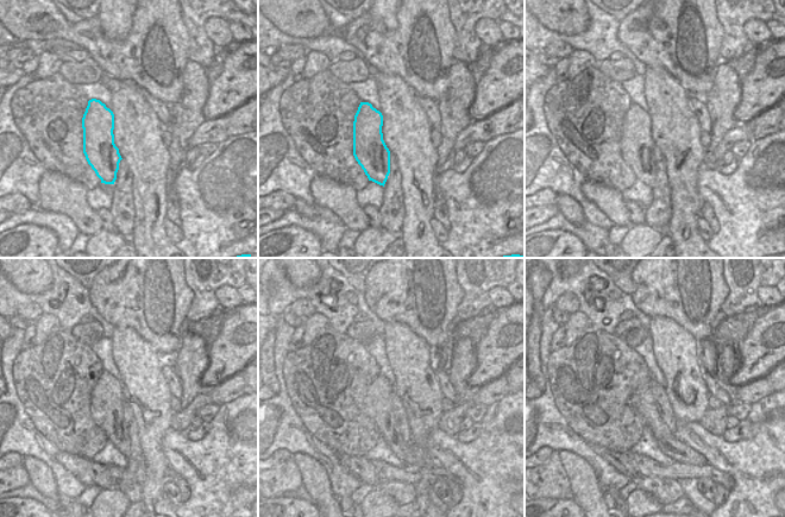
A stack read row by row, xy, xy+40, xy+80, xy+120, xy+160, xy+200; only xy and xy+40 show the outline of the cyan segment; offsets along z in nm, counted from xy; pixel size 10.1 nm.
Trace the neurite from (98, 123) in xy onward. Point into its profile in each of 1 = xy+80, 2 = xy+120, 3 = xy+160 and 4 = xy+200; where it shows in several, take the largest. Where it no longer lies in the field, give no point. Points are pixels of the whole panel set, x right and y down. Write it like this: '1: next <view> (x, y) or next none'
1: next xy+80 (636, 145)
2: next xy+120 (107, 405)
3: next xy+160 (377, 404)
4: next xy+200 (642, 399)

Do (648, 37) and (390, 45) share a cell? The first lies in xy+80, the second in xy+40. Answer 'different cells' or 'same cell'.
same cell

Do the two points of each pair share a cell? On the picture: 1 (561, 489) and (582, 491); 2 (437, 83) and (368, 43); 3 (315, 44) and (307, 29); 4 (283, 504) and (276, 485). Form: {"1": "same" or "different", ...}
{"1": "different", "2": "same", "3": "different", "4": "different"}

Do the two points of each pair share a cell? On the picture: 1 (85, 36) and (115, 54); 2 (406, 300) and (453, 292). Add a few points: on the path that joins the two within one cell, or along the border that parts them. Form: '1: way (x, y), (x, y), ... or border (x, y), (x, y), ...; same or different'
1: way (92, 39), (105, 52), (108, 52); same
2: way (416, 320), (432, 332), (441, 328), (446, 313); same

